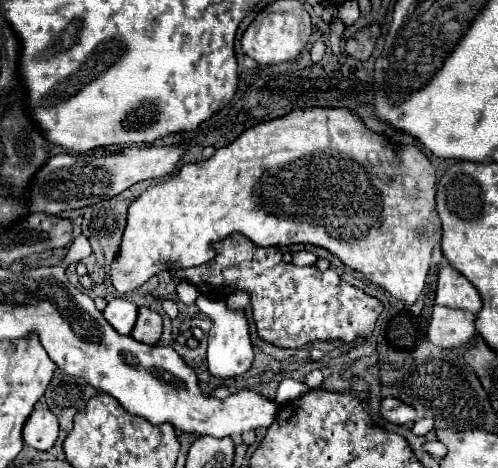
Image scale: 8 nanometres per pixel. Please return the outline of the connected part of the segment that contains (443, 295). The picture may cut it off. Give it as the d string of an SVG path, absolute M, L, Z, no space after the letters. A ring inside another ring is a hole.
M450 264L440 266L436 302L440 306L460 308L460 310L468 310L474 314L478 314L482 310L482 298L480 298L478 290L470 284L470 280L466 280Z

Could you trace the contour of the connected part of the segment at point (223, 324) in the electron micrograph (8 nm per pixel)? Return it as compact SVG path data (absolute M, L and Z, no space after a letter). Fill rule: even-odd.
M206 296L196 298L196 308L210 316L212 328L208 332L208 352L206 352L206 362L208 362L208 374L212 378L236 378L244 374L250 364L252 364L252 342L248 334L248 322L244 312L232 312L226 308L224 300L208 300Z

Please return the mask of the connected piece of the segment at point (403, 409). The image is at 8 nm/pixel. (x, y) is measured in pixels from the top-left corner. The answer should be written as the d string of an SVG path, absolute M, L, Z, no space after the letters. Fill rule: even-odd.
M384 398L382 400L382 408L380 408L382 416L394 424L410 424L416 420L416 410L408 408L408 404L400 402L400 400L392 400L392 398Z

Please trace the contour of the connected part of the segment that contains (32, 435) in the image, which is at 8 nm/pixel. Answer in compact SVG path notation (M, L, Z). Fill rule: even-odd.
M34 410L24 428L24 442L36 450L50 450L58 438L58 420L48 410Z

